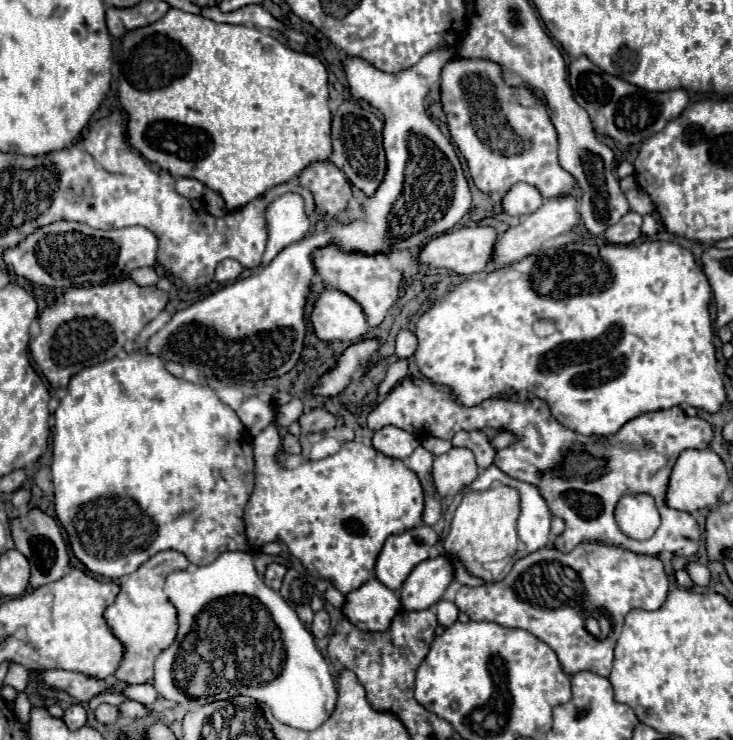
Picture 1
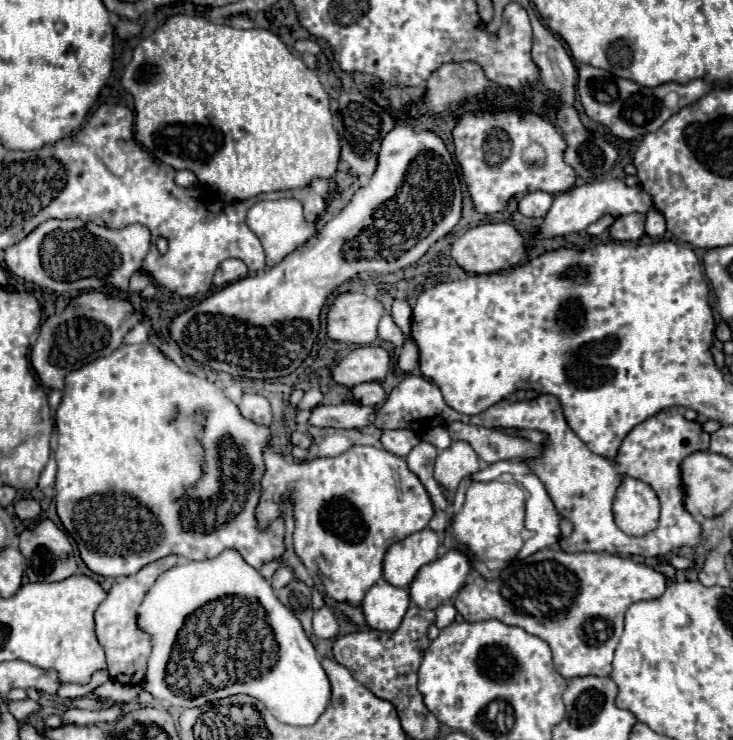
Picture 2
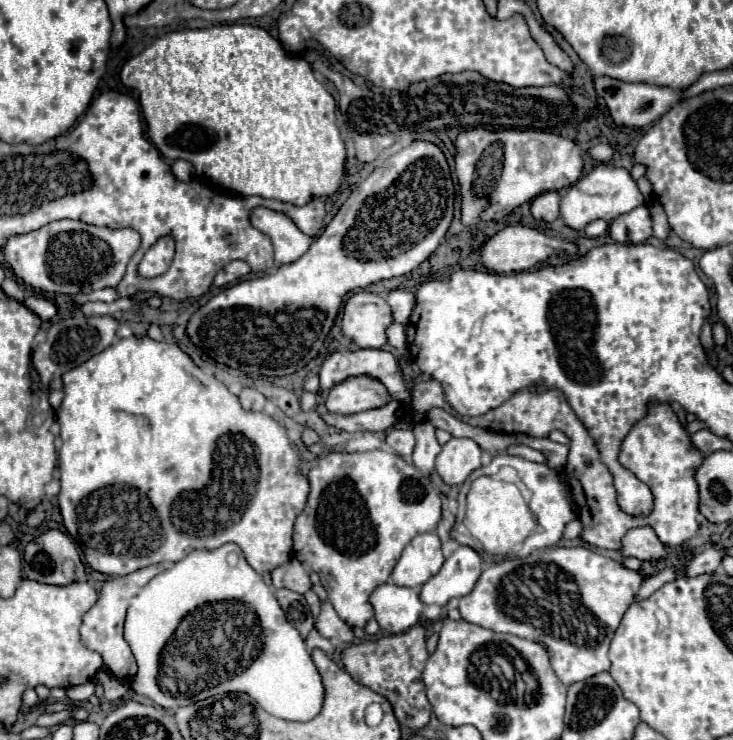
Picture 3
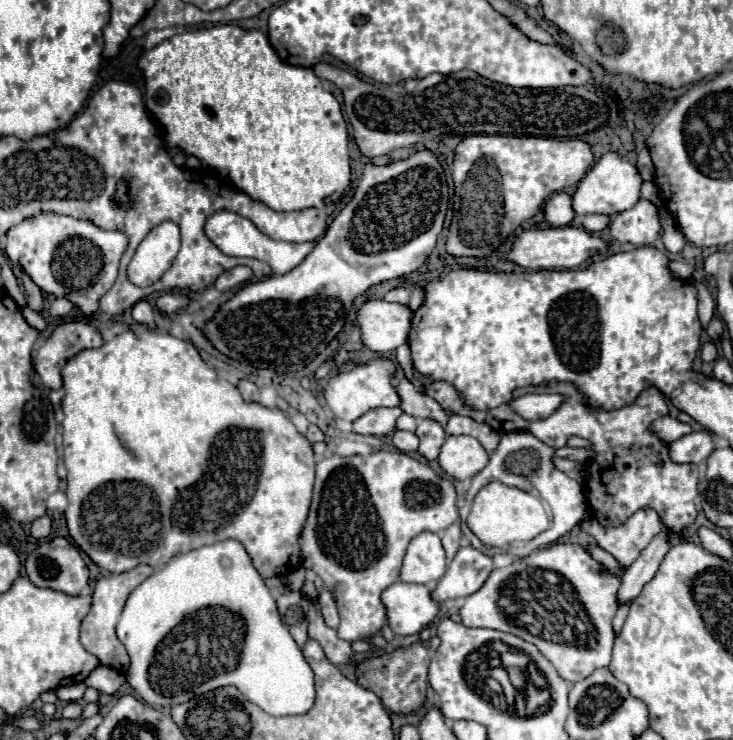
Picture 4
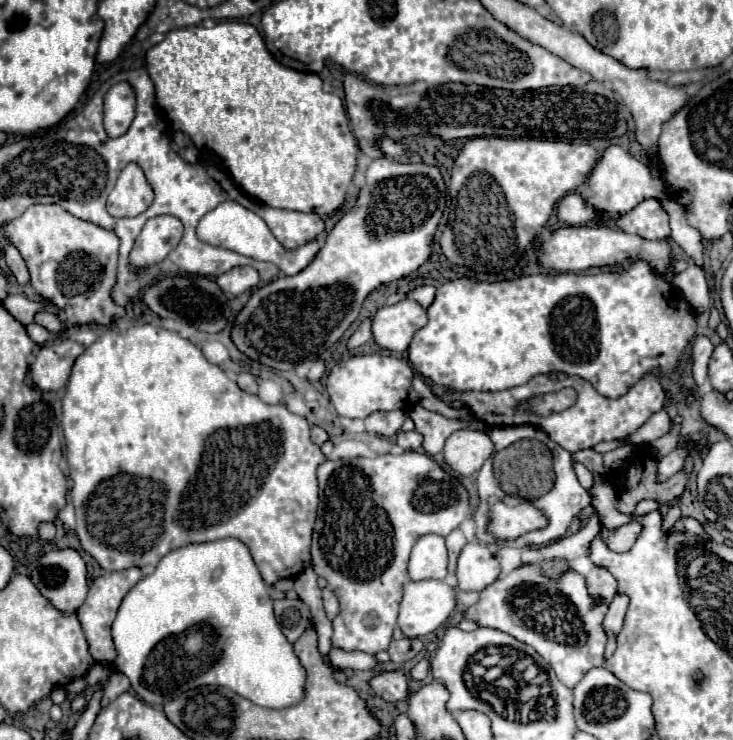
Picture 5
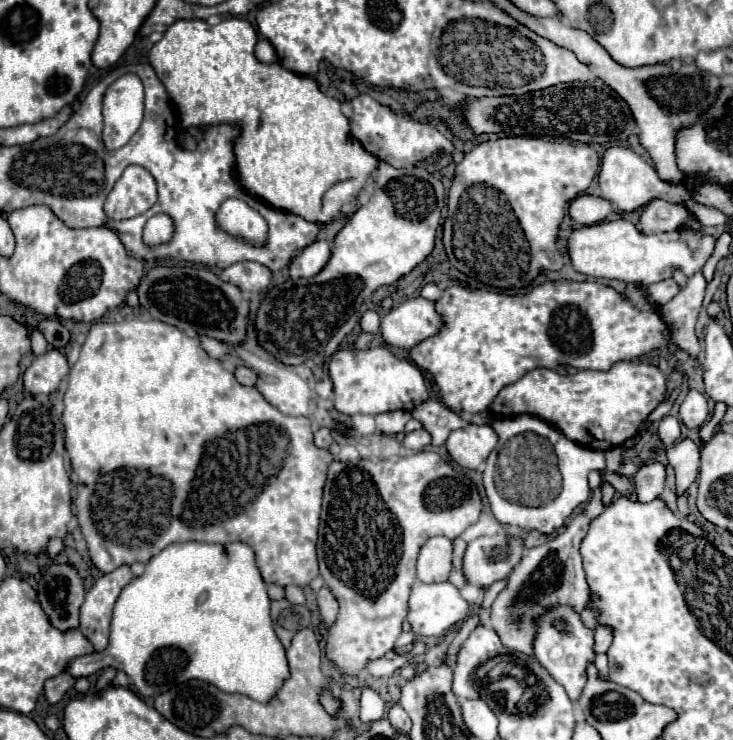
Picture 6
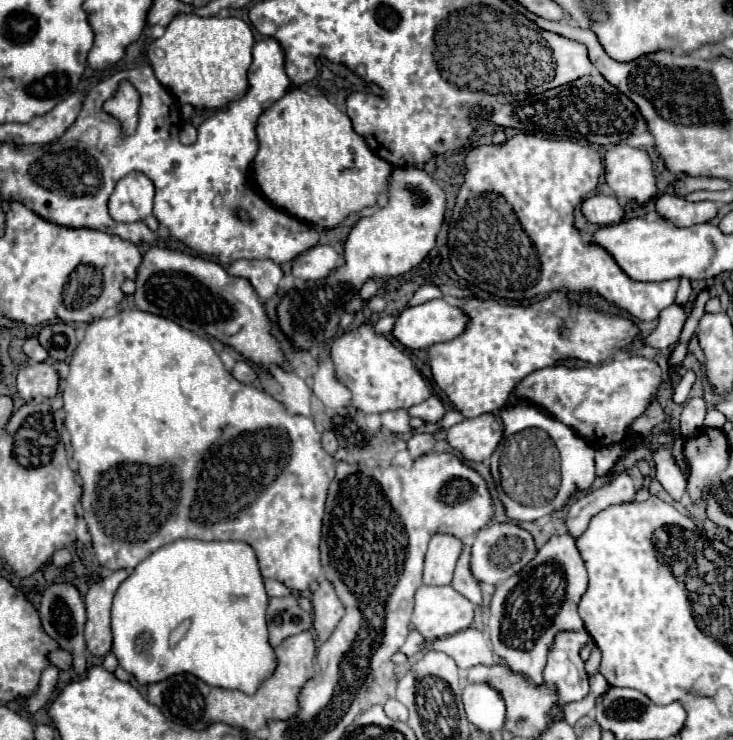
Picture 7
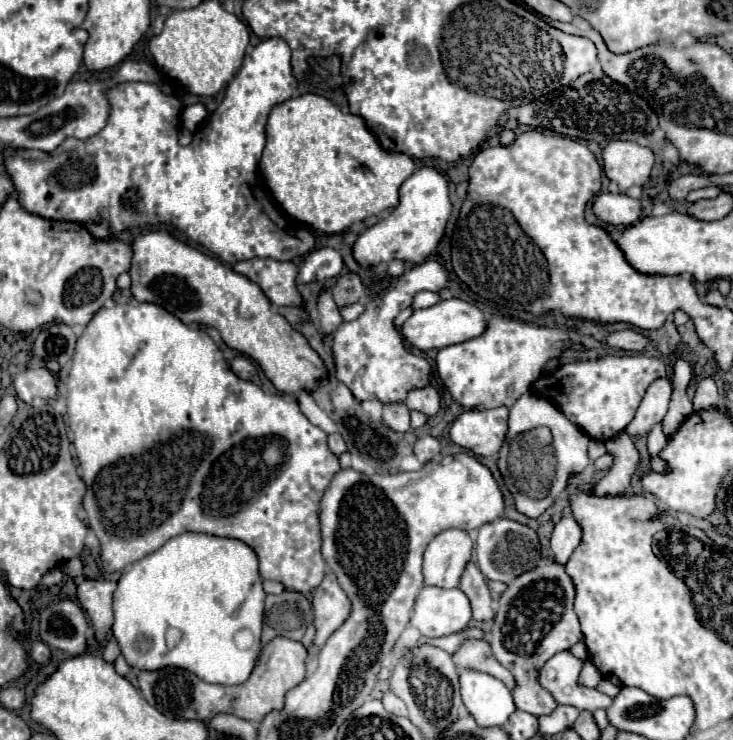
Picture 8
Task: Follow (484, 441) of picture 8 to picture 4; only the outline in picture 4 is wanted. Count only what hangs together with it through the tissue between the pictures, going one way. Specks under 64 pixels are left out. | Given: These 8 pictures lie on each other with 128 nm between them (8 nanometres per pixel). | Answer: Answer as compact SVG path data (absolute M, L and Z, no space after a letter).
M448 436L438 460L446 474L456 480L466 480L488 464L488 452L472 436Z

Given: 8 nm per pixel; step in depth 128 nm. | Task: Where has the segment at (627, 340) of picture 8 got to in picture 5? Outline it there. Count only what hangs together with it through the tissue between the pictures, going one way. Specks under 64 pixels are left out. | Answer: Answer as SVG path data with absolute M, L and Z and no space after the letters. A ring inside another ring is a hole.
M666 198L662 202L662 208L668 212L670 216L670 228L672 228L672 234L670 238L684 250L684 252L690 252L692 260L702 266L704 262L704 246L702 246L702 234L688 224L686 220L686 212L684 208L674 200L674 198ZM706 336L692 338L692 376L696 386L702 386L708 378L708 360L712 356L714 344Z

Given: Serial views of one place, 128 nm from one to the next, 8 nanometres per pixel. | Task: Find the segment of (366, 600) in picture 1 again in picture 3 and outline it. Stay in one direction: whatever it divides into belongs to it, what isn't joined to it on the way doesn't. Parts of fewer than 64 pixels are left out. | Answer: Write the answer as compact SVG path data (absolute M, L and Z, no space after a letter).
M392 582L376 588L370 602L374 606L376 620L386 634L400 634L416 626L426 608L420 600L420 588L404 588Z

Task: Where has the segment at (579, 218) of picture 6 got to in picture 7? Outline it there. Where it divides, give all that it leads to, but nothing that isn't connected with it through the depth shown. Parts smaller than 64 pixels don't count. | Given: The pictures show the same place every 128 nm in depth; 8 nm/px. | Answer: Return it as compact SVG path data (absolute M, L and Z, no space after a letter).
M596 194L582 202L582 214L588 222L598 226L610 226L624 220L624 208L618 204L614 196Z

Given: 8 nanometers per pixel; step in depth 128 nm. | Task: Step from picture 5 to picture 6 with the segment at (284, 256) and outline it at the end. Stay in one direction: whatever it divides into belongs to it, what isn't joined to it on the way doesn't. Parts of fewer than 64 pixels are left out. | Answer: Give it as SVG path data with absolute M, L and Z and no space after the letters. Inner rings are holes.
M228 198L220 206L218 224L224 232L232 232L232 236L240 236L252 244L264 244L268 232L266 220L238 198ZM318 240L316 244L310 244L308 248L304 248L304 252L300 252L292 264L290 264L290 276L292 278L308 278L308 276L316 276L326 262L330 260L332 254L332 246L328 242Z

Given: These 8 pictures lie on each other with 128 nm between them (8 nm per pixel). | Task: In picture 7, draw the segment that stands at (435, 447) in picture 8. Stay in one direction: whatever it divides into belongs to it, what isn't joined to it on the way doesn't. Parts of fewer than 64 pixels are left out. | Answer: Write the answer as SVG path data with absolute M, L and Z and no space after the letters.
M412 434L408 440L408 452L416 460L424 454L428 454L434 448L434 436L432 434Z

